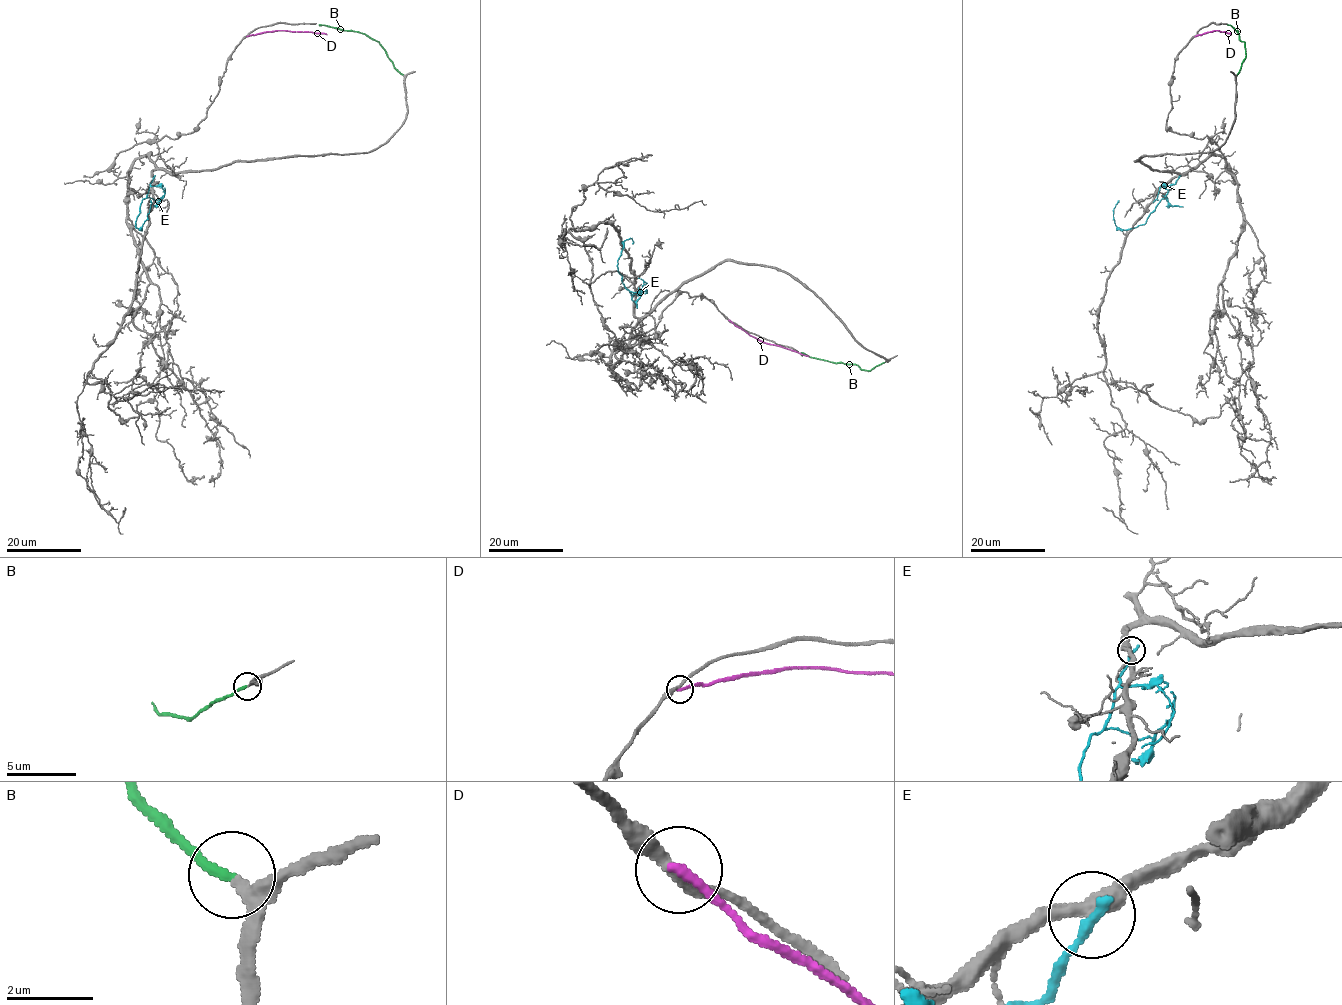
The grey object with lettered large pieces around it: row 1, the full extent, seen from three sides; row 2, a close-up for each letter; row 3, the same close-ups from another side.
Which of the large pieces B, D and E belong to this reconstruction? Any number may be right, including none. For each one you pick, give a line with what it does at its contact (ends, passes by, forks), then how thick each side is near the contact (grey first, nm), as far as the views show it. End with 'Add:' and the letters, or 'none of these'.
B: it ends | 200/200 nm
Add: B

